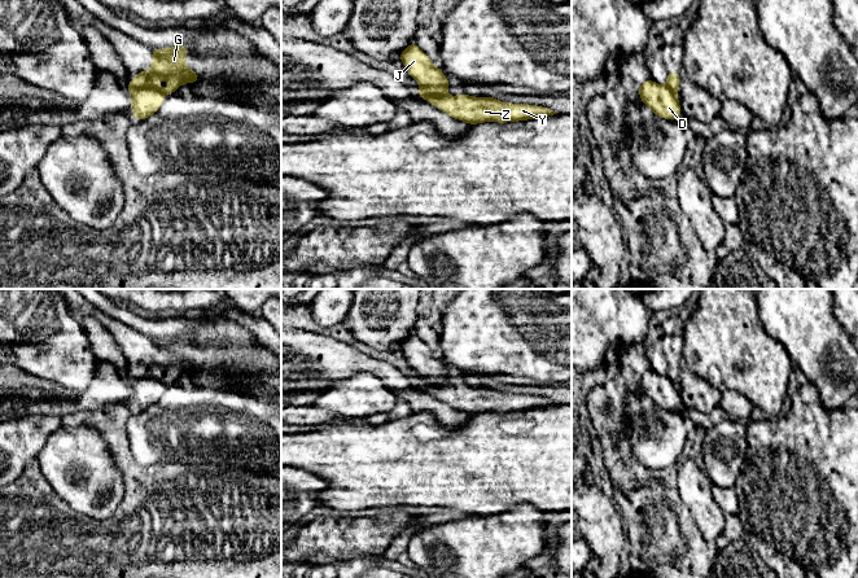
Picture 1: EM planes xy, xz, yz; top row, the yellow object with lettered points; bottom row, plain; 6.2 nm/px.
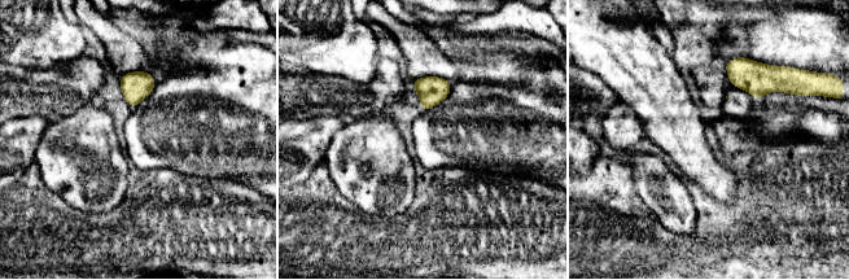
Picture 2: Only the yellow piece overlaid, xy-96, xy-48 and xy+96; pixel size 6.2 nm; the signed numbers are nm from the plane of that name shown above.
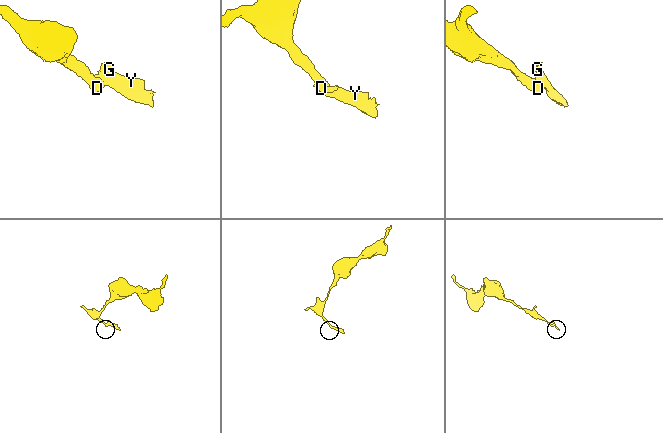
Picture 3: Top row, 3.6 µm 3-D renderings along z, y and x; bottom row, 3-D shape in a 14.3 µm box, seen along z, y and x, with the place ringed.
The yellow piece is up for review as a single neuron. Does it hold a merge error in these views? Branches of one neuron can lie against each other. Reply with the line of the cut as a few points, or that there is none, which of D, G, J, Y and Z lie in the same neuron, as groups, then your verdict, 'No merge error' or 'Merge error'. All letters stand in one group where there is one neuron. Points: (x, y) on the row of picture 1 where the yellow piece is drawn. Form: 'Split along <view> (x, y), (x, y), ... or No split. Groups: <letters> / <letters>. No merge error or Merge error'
Split along xy (130, 91), (138, 87), (156, 87), (165, 93). Groups: D J / G Y Z. Merge error

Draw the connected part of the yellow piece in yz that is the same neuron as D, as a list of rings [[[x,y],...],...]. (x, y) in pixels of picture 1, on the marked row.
[[[647,79],[639,87],[639,98],[660,118],[679,121],[682,113],[678,95],[666,86]]]

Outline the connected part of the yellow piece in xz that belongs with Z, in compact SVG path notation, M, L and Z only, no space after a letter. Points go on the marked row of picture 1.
M417 88L420 98L426 100L433 106L441 109L450 117L468 124L485 122L508 123L537 118L547 118L556 111L538 105L502 102L496 97L473 97L467 93L458 96L434 96Z

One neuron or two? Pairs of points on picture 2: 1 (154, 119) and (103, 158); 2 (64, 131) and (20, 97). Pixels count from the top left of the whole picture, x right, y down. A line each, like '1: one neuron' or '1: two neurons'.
1: two neurons
2: two neurons

